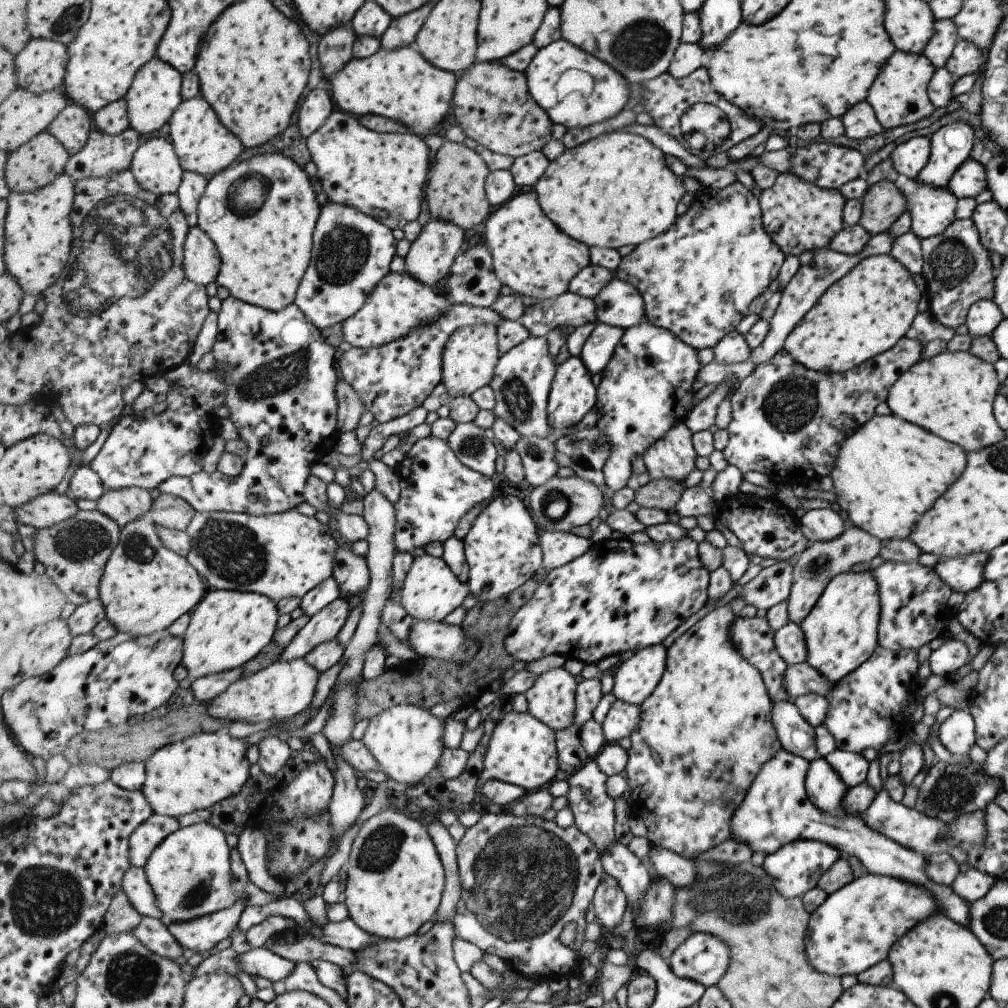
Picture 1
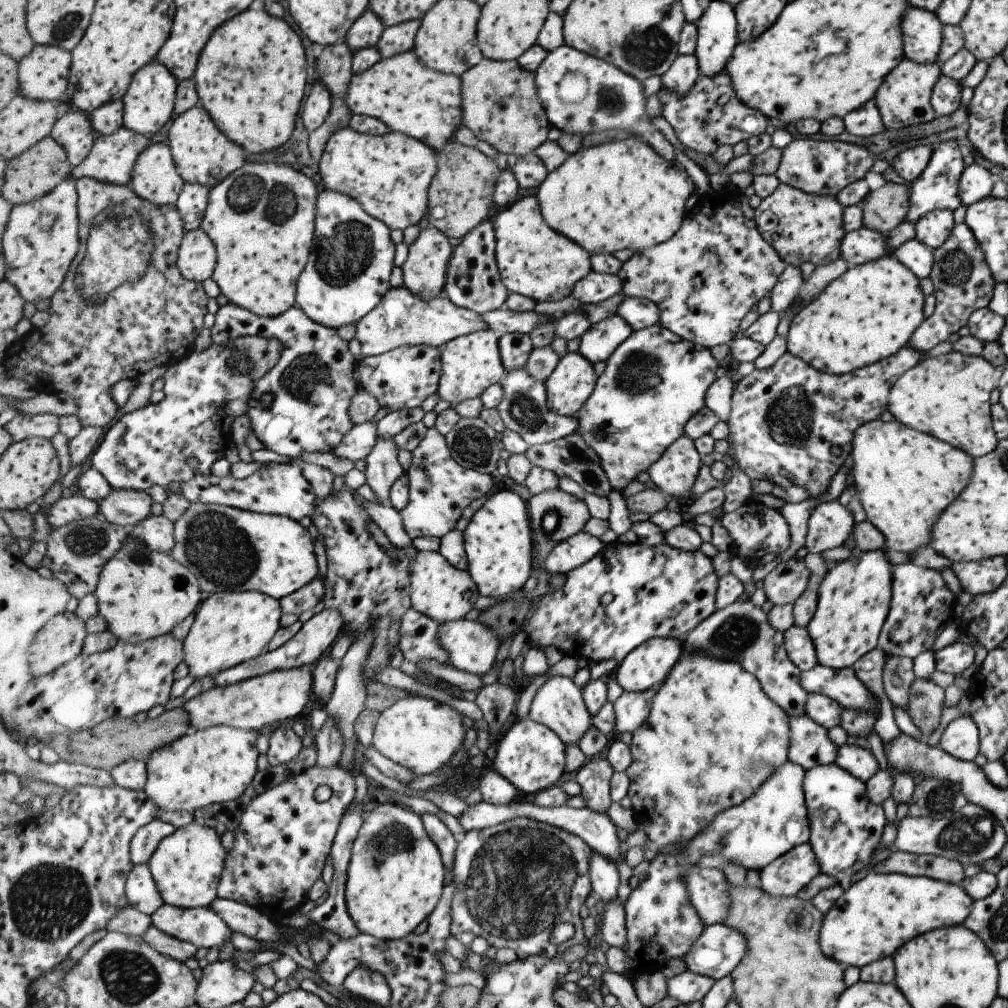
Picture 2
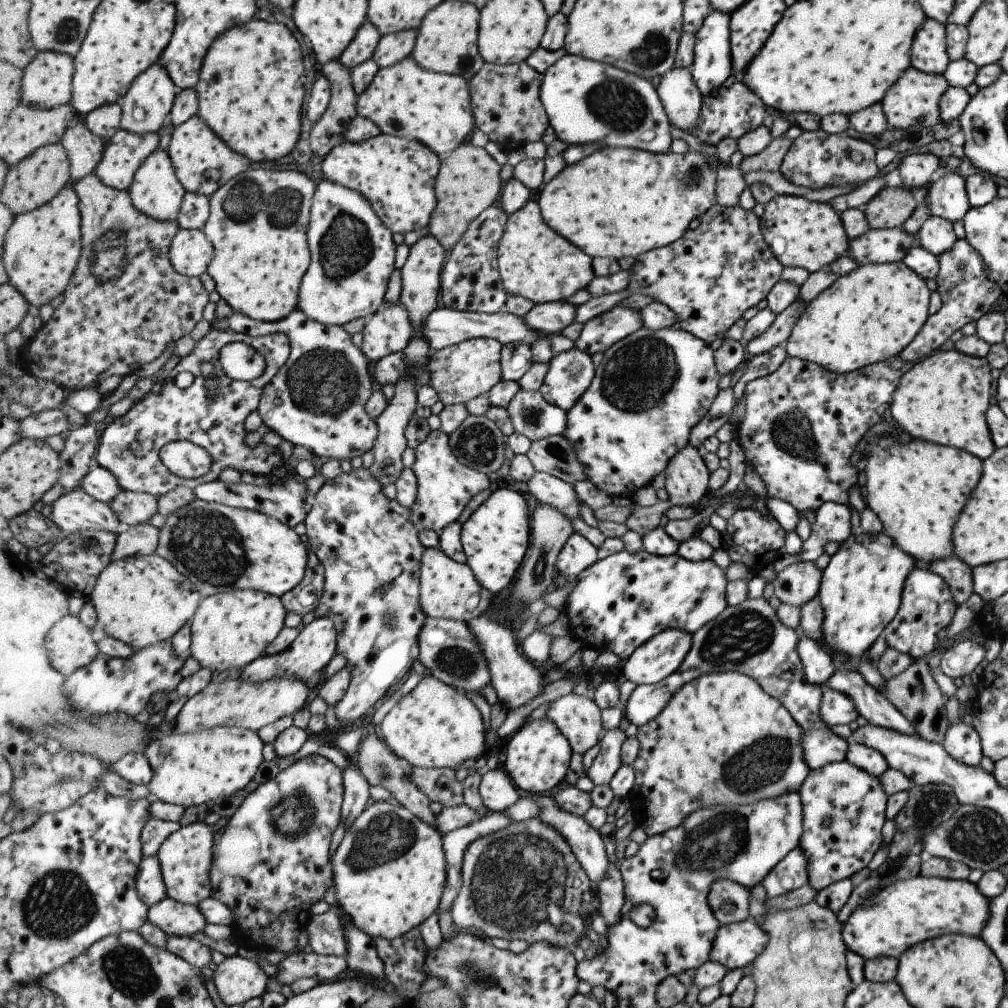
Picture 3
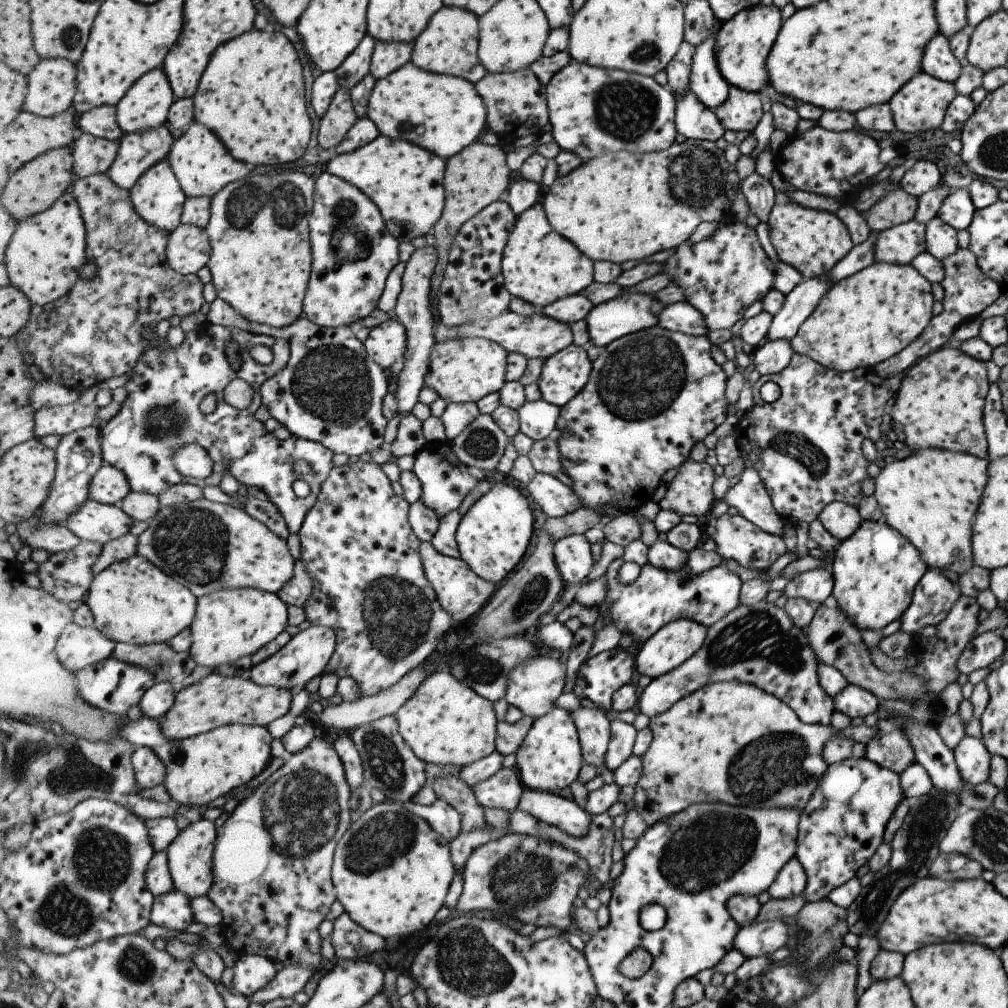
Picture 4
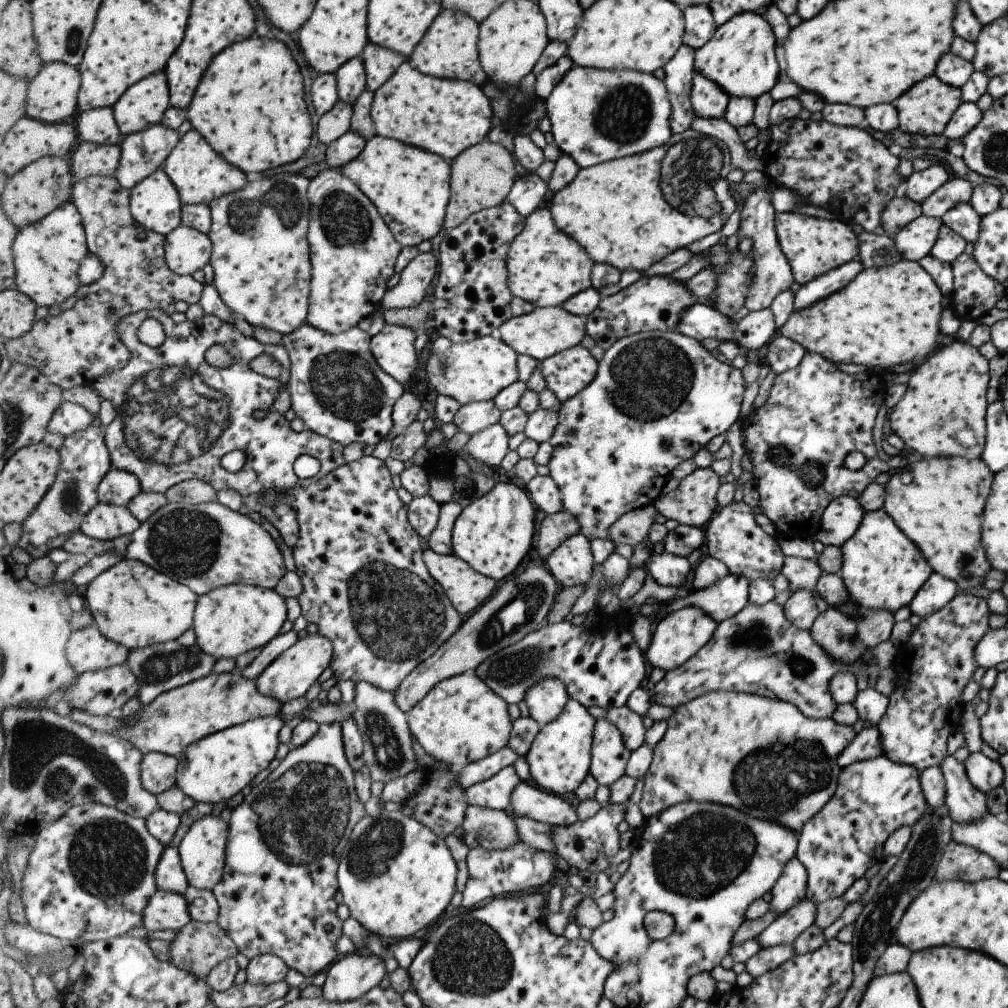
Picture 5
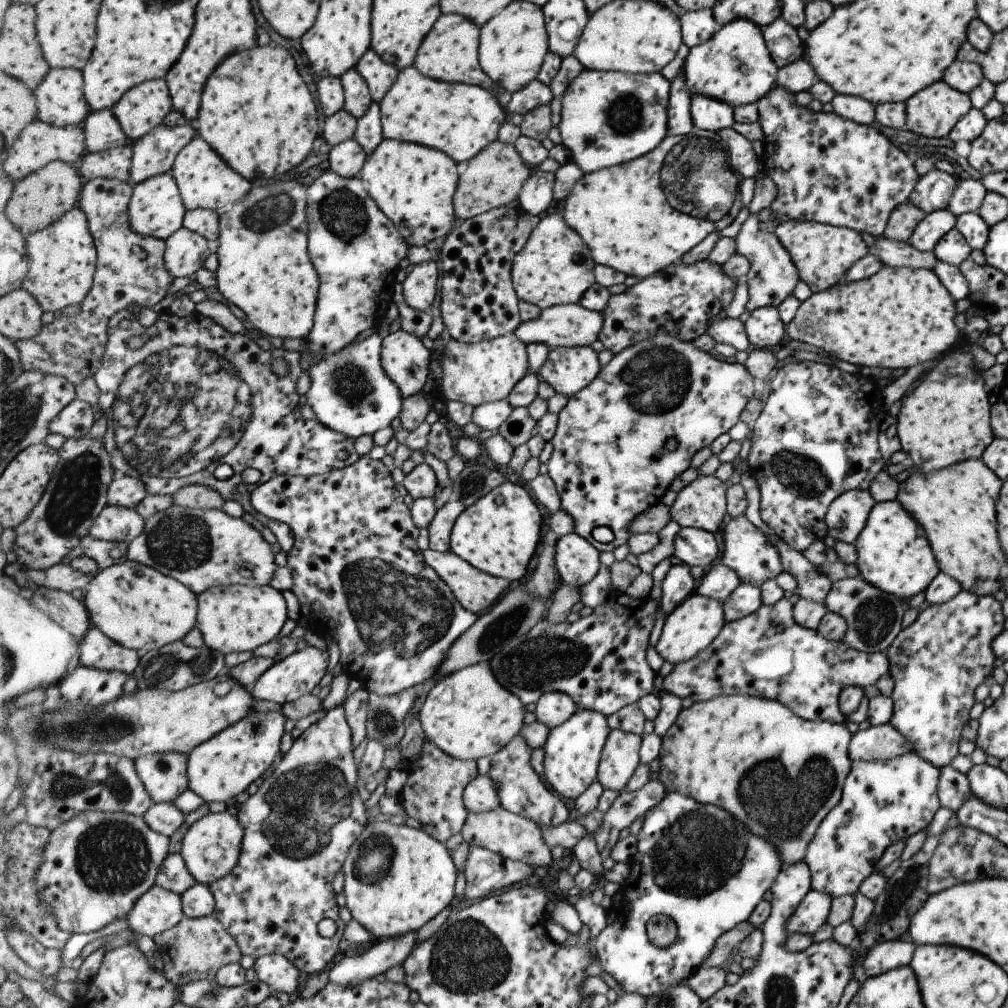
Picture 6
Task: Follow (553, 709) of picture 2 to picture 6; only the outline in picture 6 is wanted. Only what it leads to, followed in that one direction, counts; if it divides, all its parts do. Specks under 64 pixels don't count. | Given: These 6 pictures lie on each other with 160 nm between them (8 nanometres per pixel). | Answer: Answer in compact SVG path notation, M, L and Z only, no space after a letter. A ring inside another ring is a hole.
M611 730L603 748L598 782L604 789L626 791L641 765L640 751L643 737L621 730Z

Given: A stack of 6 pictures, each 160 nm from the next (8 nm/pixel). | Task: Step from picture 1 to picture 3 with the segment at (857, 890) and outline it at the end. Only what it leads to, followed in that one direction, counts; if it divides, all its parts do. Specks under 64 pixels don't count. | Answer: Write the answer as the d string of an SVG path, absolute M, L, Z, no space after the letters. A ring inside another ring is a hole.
M917 875L888 884L874 897L852 910L849 918L842 924L840 933L846 948L856 952L864 960L877 957L895 957L897 959L911 945L935 938L935 936L957 933L979 937L981 929L988 919L989 901L990 899L977 890L976 883L970 883L967 879L944 879Z

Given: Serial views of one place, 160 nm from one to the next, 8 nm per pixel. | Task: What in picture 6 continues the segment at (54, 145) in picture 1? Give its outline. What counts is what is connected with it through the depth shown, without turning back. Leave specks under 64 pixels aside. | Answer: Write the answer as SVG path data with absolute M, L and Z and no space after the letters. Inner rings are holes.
M62 161L49 162L42 170L37 170L16 182L14 194L6 209L7 217L25 236L46 230L51 224L61 220L67 212L76 208L75 204L80 198L85 181L81 180L79 174L75 165Z

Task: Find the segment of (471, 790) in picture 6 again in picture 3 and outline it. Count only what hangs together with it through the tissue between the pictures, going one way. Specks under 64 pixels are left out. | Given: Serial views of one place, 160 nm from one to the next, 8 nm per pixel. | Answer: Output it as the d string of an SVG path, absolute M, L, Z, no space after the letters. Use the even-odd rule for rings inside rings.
M502 766L485 770L480 781L480 796L489 811L507 811L524 793Z

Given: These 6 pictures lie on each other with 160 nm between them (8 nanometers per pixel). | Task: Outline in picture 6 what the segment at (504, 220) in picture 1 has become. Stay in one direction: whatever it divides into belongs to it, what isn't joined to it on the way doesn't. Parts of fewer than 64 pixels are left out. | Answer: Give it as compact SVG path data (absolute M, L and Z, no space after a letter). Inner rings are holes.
M546 214L523 250L515 258L512 279L519 299L539 306L541 310L563 304L577 304L587 290L596 284L594 256L582 236L567 225L561 214Z

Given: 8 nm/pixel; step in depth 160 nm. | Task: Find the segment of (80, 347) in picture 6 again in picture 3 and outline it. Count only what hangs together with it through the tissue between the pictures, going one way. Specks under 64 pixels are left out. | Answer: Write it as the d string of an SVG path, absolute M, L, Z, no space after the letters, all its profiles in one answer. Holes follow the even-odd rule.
M91 173L89 176L82 178L81 181L73 183L73 188L77 191L80 198L80 206L82 211L81 234L83 234L83 248L81 248L81 260L77 264L77 270L69 282L69 286L65 288L62 304L54 310L52 317L34 332L28 339L28 343L19 356L17 365L13 370L17 373L34 374L37 378L47 379L57 383L68 391L76 392L81 389L98 388L98 386L108 378L119 375L120 377L133 374L139 366L153 362L155 358L159 358L165 350L165 346L173 340L177 342L182 336L191 334L193 328L203 320L203 310L209 304L209 292L203 288L199 277L188 277L175 270L170 257L170 248L174 238L178 236L181 229L178 221L160 221L153 217L147 216L142 210L139 210L132 201L130 191L122 191L115 187L107 186L97 173Z

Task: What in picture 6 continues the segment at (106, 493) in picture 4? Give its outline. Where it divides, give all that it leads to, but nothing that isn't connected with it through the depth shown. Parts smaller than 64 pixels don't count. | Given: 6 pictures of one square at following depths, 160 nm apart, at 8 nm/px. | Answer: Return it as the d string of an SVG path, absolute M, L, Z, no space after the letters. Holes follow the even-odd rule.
M124 474L116 475L107 494L108 505L137 509L149 495L147 486L141 479Z

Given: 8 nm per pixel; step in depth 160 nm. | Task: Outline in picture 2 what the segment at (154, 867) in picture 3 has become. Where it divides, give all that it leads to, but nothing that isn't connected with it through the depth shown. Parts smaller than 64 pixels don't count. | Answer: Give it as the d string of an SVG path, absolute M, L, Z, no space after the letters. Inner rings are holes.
M148 863L134 866L126 882L126 893L131 906L150 915L165 904Z

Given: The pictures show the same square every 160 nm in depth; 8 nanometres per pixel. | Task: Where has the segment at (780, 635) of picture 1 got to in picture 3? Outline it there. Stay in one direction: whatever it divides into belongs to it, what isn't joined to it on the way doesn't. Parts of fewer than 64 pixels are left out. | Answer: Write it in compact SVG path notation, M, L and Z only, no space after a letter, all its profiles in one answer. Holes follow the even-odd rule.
M798 632L798 657L802 661L805 679L808 683L822 686L834 673L834 664L830 656L814 641Z

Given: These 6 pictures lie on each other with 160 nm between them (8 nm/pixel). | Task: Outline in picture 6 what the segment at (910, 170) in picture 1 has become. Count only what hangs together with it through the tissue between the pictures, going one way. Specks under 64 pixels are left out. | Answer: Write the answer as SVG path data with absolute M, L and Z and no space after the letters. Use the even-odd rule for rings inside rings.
M936 169L929 170L923 176L919 176L919 180L915 182L908 202L923 213L945 209L955 190L956 182L957 179L954 176Z

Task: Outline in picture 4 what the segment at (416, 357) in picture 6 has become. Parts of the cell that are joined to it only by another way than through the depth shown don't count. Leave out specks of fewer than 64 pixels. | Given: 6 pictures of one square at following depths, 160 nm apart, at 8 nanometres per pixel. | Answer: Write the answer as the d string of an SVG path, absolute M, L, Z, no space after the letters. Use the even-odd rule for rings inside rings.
M397 318L376 326L365 340L367 352L375 362L389 371L393 362L404 358L408 351L408 332L406 326Z

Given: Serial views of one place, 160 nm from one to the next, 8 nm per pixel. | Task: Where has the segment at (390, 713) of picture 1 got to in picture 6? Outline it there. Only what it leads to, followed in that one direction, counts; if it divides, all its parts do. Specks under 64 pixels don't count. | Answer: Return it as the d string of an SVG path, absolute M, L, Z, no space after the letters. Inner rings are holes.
M489 663L467 666L451 676L437 680L425 690L419 704L419 720L422 724L425 740L439 746L443 753L461 760L479 761L484 757L493 757L505 746L510 745L525 725L525 706L519 696L515 696L495 678Z

